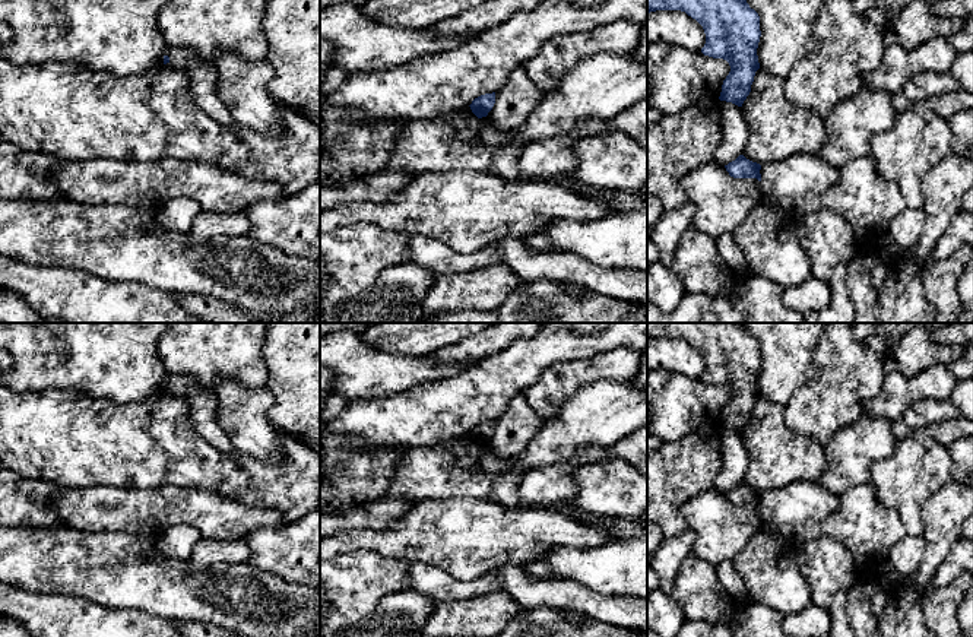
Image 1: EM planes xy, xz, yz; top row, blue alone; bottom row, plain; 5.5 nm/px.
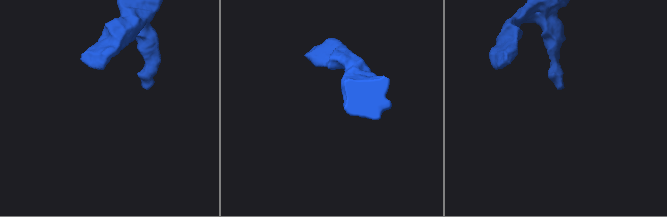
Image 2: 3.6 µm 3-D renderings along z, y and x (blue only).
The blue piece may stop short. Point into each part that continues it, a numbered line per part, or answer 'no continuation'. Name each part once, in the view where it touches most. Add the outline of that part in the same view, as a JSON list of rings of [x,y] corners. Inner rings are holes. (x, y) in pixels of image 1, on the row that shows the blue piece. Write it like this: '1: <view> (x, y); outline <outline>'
no continuation

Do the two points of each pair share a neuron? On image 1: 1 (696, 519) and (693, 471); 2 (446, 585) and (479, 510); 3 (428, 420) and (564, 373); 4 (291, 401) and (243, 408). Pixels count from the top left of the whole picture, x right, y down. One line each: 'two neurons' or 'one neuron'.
1: two neurons
2: two neurons
3: two neurons
4: two neurons

